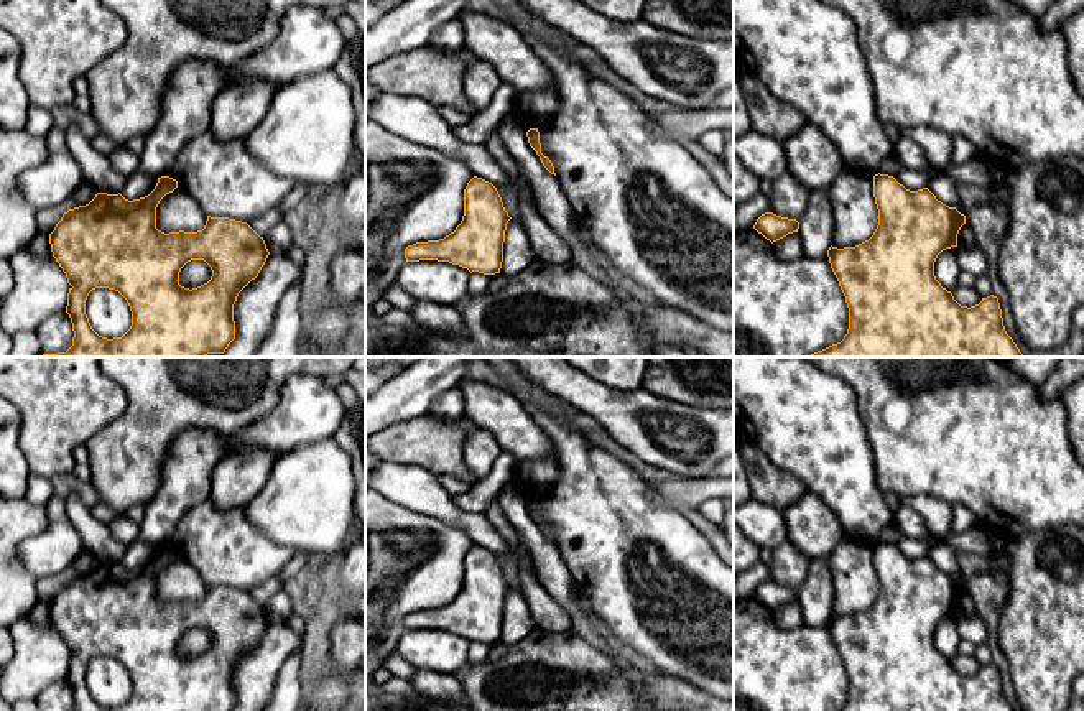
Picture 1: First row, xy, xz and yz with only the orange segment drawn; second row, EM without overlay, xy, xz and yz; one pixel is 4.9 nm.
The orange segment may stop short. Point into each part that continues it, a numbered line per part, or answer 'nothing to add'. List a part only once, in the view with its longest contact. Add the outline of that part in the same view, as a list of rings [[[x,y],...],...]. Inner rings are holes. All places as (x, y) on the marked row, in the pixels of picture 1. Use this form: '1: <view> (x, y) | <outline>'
nothing to add

